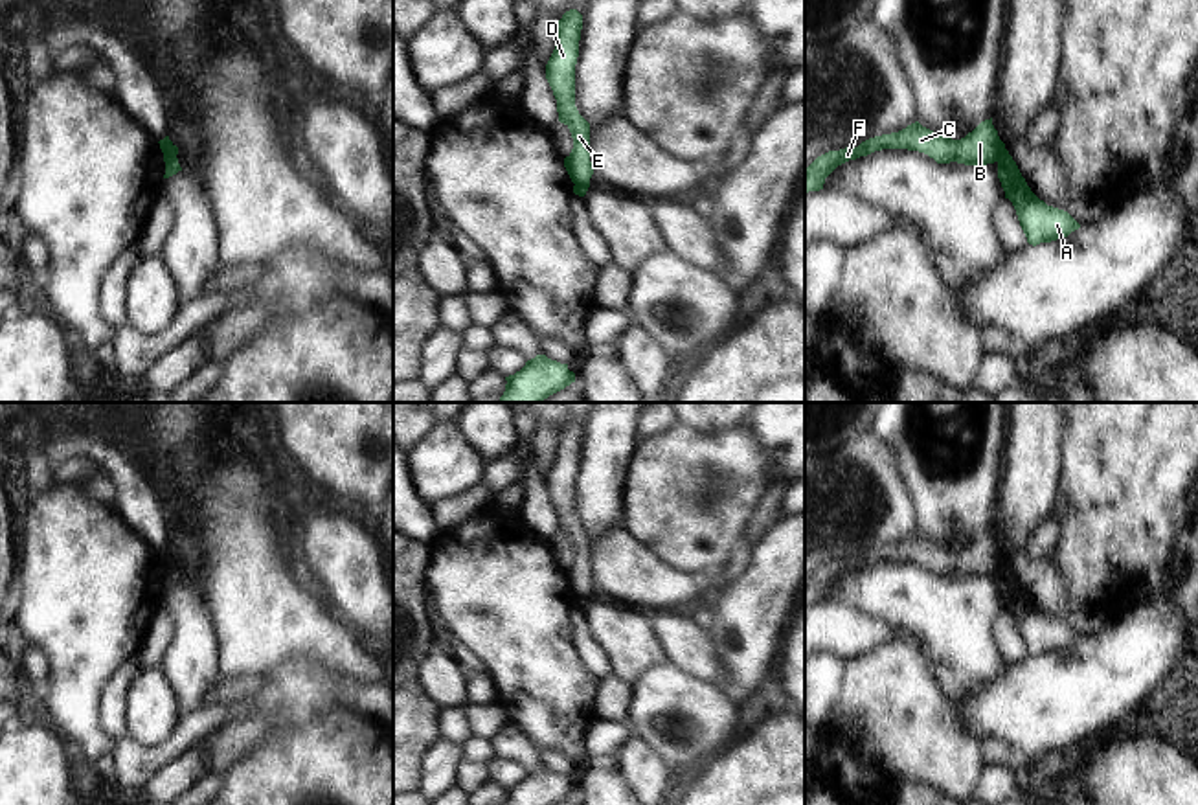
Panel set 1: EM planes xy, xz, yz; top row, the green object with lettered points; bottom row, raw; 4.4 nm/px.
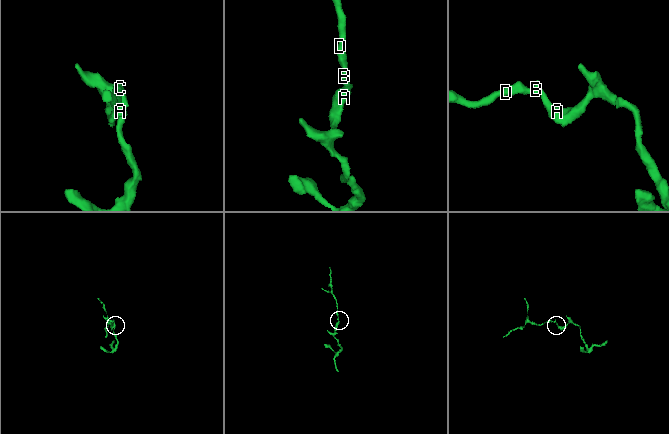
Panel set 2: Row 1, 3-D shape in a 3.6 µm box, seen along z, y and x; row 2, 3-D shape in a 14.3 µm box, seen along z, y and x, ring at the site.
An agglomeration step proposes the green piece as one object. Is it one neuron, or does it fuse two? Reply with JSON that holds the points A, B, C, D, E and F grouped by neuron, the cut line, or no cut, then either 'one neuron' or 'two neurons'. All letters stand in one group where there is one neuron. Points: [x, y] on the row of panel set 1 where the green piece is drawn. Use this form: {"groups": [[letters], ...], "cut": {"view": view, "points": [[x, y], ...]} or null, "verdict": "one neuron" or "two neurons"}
{"groups": [["A"], ["B", "C", "D", "E", "F"]], "cut": {"view": "yz", "points": [[1004, 146], [994, 160]]}, "verdict": "two neurons"}

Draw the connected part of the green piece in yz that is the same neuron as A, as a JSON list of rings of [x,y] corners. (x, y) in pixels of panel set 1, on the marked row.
[[[1005,147],[996,162],[1005,198],[1012,202],[1029,244],[1051,243],[1080,228],[1068,211],[1047,206],[1031,191]]]

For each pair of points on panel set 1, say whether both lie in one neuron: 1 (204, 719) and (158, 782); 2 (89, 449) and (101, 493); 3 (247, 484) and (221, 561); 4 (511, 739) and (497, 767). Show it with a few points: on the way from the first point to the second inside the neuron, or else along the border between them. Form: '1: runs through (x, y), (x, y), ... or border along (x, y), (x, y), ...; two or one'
1: border along (199, 741), (158, 767), (142, 783); two
2: border along (105, 473), (114, 486), (116, 508); two
3: runs through (236, 502), (236, 543); one
4: border along (495, 756), (513, 759), (528, 770); two

